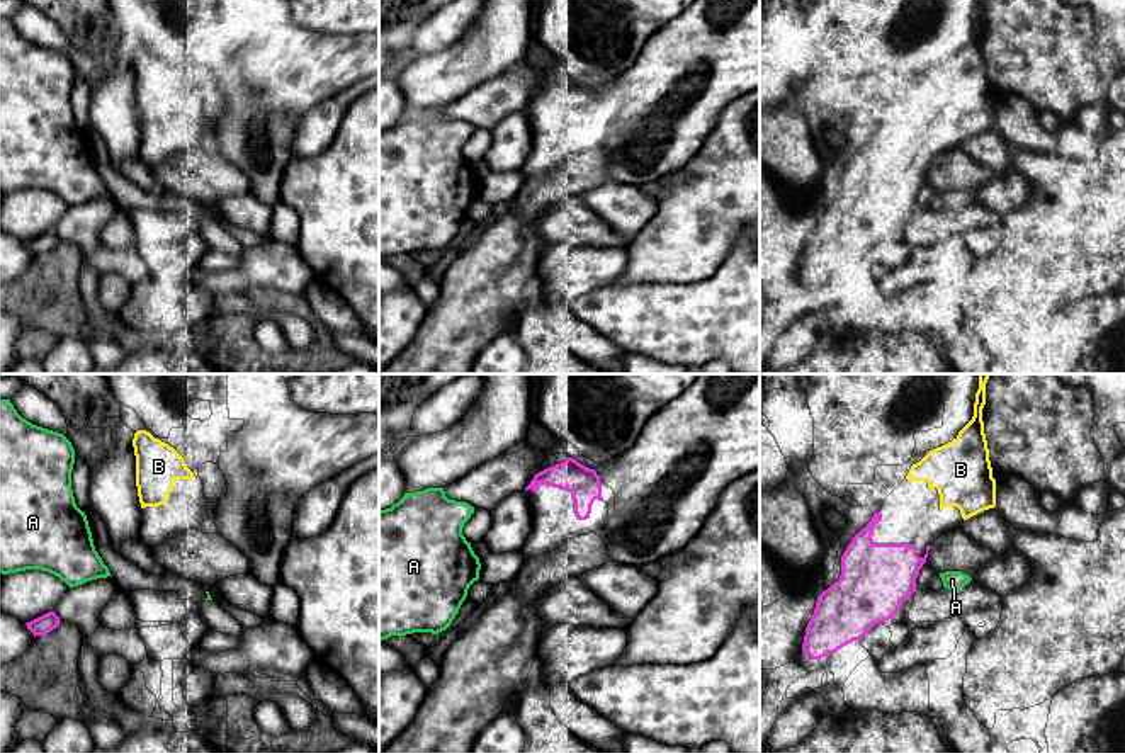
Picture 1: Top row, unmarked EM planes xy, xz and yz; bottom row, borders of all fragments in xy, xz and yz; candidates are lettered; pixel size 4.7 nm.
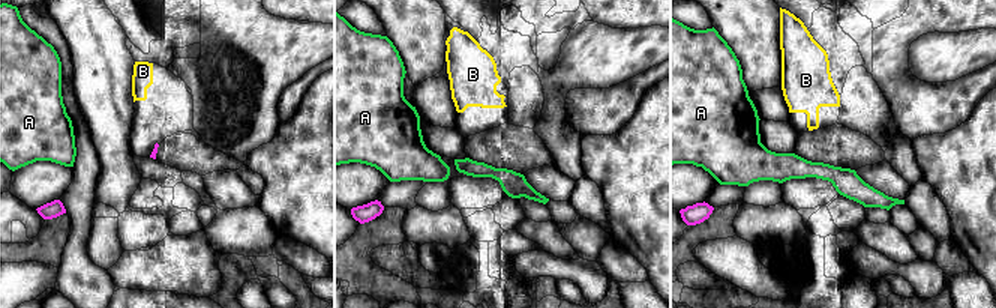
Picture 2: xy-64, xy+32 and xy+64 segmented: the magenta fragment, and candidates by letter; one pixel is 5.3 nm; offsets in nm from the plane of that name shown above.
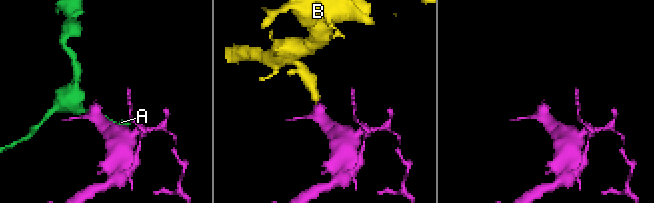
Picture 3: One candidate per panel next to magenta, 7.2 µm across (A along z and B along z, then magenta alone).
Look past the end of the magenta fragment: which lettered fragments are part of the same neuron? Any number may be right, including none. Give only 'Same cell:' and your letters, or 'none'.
Same cell: B

